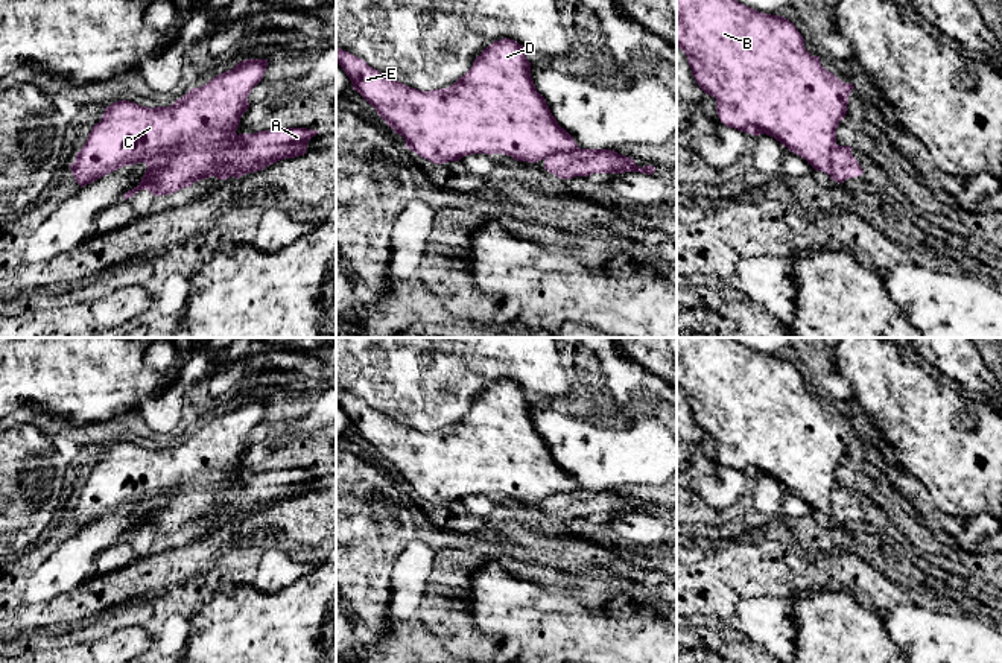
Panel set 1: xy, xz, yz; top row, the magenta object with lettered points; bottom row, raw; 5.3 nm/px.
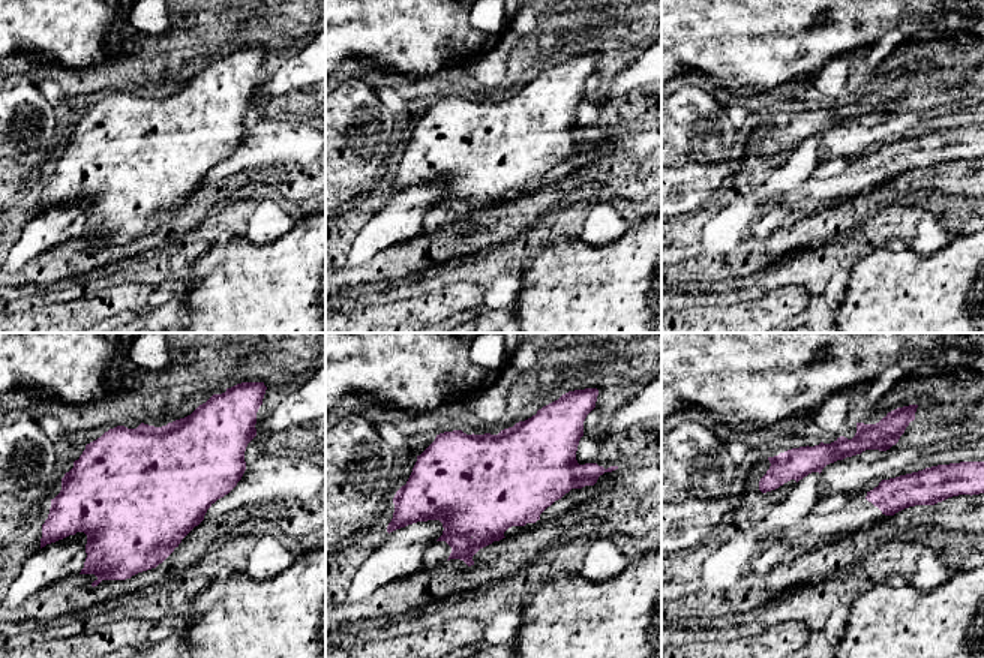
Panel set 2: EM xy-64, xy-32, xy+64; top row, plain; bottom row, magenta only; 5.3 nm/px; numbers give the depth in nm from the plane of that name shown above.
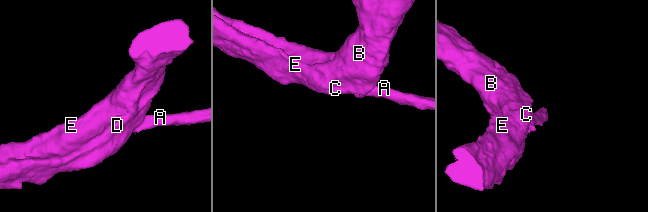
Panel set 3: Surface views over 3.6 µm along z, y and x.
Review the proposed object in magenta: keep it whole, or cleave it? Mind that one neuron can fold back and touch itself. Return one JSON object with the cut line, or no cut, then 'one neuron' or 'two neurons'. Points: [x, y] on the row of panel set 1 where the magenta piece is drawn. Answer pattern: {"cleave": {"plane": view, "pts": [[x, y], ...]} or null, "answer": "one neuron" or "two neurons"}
{"cleave": {"plane": "xy", "pts": [[245, 134], [219, 152], [213, 175]]}, "answer": "two neurons"}

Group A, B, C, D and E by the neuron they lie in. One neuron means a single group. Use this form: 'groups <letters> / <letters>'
groups A / B C D E

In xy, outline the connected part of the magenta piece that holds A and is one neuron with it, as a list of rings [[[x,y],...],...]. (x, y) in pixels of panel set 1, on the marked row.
[[[281,128],[245,134],[234,146],[219,152],[216,158],[217,179],[236,179],[245,173],[263,170],[284,158],[304,155],[307,143],[319,131],[307,128]]]

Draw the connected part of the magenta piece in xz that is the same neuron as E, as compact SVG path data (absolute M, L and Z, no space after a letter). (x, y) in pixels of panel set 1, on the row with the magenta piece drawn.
M514 40L494 41L453 85L430 91L411 88L339 47L336 62L350 78L353 90L404 138L406 148L435 164L459 161L471 154L503 154L517 161L537 163L556 152L578 149L537 91L526 50Z

